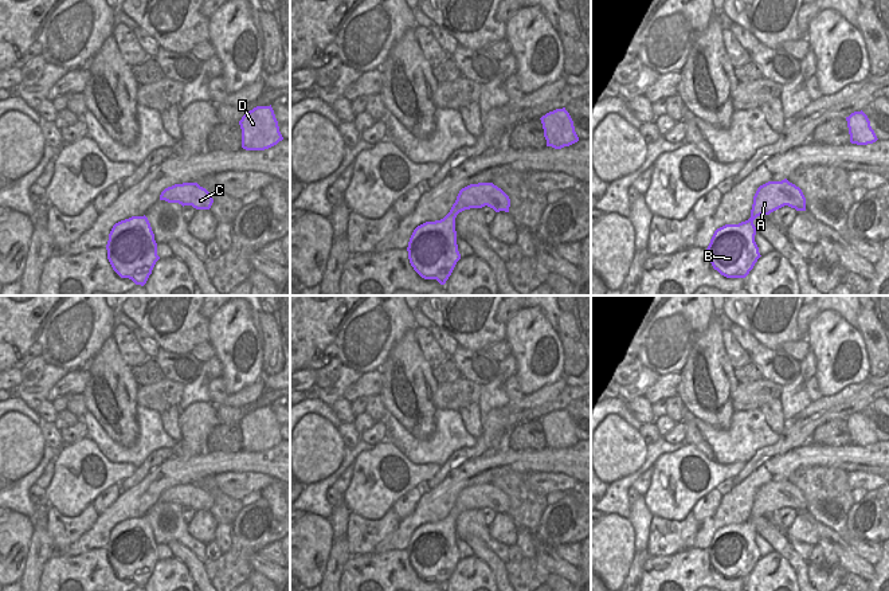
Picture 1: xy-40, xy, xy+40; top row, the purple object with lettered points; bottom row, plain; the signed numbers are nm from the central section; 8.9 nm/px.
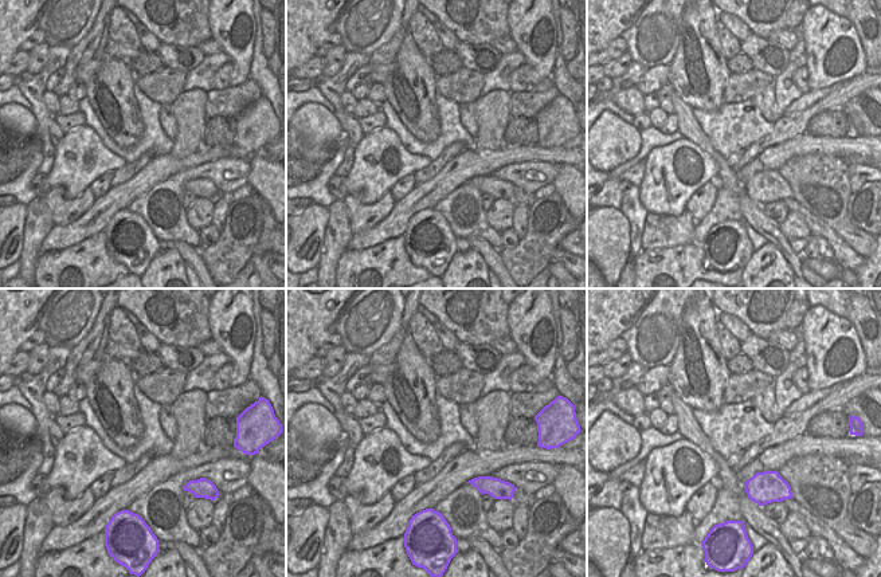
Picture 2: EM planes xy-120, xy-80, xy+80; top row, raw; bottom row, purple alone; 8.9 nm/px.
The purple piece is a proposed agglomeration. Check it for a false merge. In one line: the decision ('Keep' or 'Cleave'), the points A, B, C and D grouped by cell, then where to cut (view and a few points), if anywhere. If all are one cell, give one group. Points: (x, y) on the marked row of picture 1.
Keep. Groups: A B C D. No split

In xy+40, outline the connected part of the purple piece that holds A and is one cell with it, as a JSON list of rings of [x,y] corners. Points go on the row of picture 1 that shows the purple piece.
[[[787,179],[760,185],[753,196],[751,218],[714,231],[706,248],[713,269],[727,278],[745,278],[761,257],[755,242],[753,220],[784,206],[806,211],[806,197],[799,187]]]

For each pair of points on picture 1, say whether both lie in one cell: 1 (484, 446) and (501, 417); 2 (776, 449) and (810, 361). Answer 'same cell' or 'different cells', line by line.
1: different cells
2: different cells

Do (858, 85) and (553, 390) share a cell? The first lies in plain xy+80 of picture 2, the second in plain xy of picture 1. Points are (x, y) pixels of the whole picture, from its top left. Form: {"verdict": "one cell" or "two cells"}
{"verdict": "two cells"}

